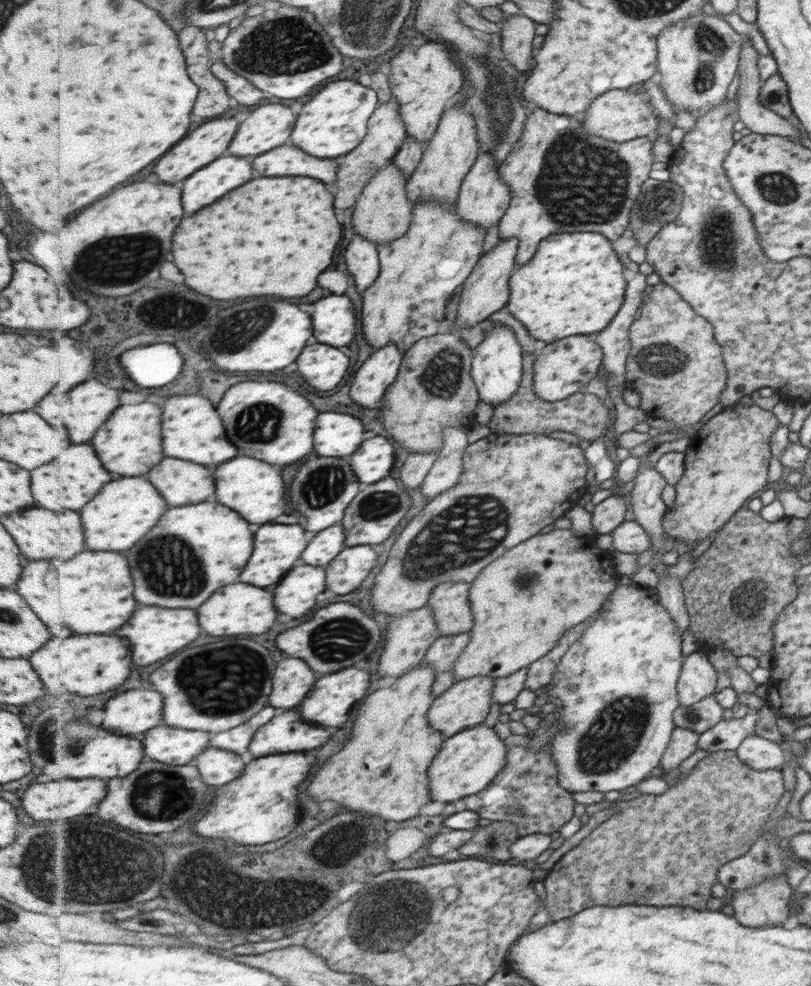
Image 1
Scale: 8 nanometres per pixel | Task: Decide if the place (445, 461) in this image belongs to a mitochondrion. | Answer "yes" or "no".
no

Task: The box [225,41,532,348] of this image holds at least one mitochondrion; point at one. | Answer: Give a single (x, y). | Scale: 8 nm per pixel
(496, 98)

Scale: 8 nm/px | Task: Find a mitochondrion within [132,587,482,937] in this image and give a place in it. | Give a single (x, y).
(249, 902)

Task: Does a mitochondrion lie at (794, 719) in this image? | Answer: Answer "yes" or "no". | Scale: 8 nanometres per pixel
no

